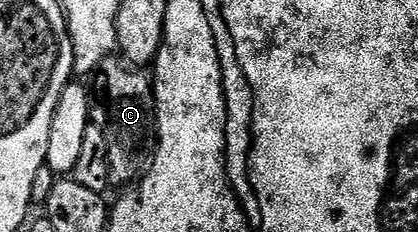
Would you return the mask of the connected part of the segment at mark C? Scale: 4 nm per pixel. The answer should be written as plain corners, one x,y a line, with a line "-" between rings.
110,55
110,57
102,63
100,69
98,69
95,74
95,80
97,80
97,93
95,89
95,100
92,102
91,109
95,114
96,124
100,125
107,135
107,143
109,144
109,150
111,151
111,182
114,186
125,185
121,187
129,187
132,186
129,185
132,181
133,184
140,182
141,178
148,173
153,165
153,156
157,154
157,96
153,94
153,81
151,80
150,74
148,77
145,73
148,72
146,72
144,68
131,65
124,59
118,59
116,56

